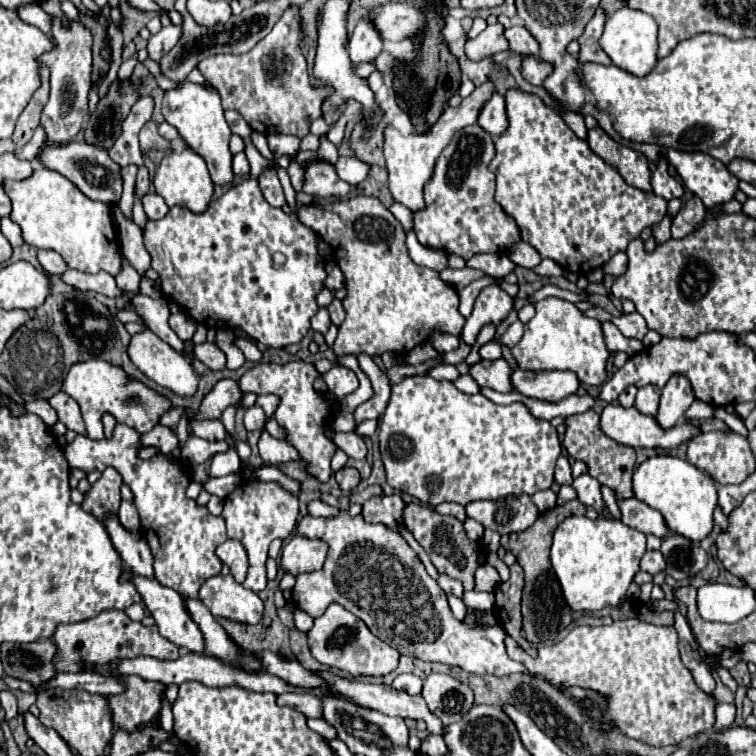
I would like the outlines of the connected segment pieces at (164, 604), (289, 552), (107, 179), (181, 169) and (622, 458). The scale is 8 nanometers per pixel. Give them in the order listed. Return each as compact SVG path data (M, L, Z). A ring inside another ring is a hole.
M125 568L125 572L121 574L121 580L129 580L135 584L137 592L141 594L147 610L151 612L151 616L155 618L157 622L157 628L159 628L159 634L167 640L171 640L173 644L177 644L179 648L185 648L189 652L197 652L197 654L203 654L205 652L205 644L203 644L203 634L199 630L199 626L193 622L187 606L185 606L185 600L179 592L175 592L173 588L167 588L163 584L159 584L155 578L145 578L145 576L139 576L139 574L133 574L131 570Z
M295 534L281 552L281 568L293 576L303 574L303 572L311 572L311 570L319 570L325 562L329 546L315 538L305 538L301 534Z
M67 142L67 144L45 144L39 152L39 160L49 170L55 170L69 178L87 198L105 204L117 204L121 198L121 176L119 166L109 158L105 148L95 148L87 142Z
M183 150L183 152L169 152L157 172L155 172L155 190L157 194L169 204L169 206L187 206L191 212L203 212L203 208L207 208L211 194L213 194L213 182L209 178L209 170L205 160L195 154L193 150Z
M587 410L583 414L573 414L565 420L565 424L567 432L563 446L567 454L575 460L583 460L589 466L589 474L597 478L601 484L609 486L615 492L615 496L633 496L631 474L635 468L635 450L623 444L615 444L615 440L603 436L603 432L599 432L599 414L593 410Z

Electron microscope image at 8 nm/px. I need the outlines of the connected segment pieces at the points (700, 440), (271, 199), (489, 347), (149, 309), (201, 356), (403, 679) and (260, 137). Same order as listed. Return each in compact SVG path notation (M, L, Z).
M723 432L699 434L687 446L687 460L699 470L707 472L717 484L741 484L755 470L755 458L750 443L743 437L743 448L739 448L739 434L723 434Z
M265 170L261 176L259 176L259 186L261 186L261 192L263 196L267 198L267 202L271 206L285 206L285 196L283 196L283 188L275 170Z
M491 340L479 348L479 354L481 354L481 358L495 360L495 358L499 358L499 356L501 356L501 346L494 340Z
M143 294L133 296L133 306L137 308L139 316L145 320L145 324L163 340L167 342L173 350L185 354L185 342L169 328L167 318L169 318L169 304L165 298L149 298Z
M211 342L195 344L193 346L193 356L197 360L201 360L211 370L223 370L225 368L225 354Z
M399 674L393 680L393 688L397 690L405 690L407 694L419 694L419 688L423 686L423 680L415 674Z
M253 130L253 132L251 132L251 142L253 142L255 148L261 152L261 156L265 156L265 158L269 158L269 160L273 158L273 154L271 154L271 150L269 150L269 146L267 146L267 138L265 138L265 134Z

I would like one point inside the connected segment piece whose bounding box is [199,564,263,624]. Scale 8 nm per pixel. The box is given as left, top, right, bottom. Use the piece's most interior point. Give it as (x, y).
(224, 596)

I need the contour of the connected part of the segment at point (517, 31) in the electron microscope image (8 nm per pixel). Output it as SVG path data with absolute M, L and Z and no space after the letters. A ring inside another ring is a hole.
M525 26L507 28L505 38L509 40L509 48L513 52L521 52L521 54L537 54L539 52L539 42L533 38L533 34Z

